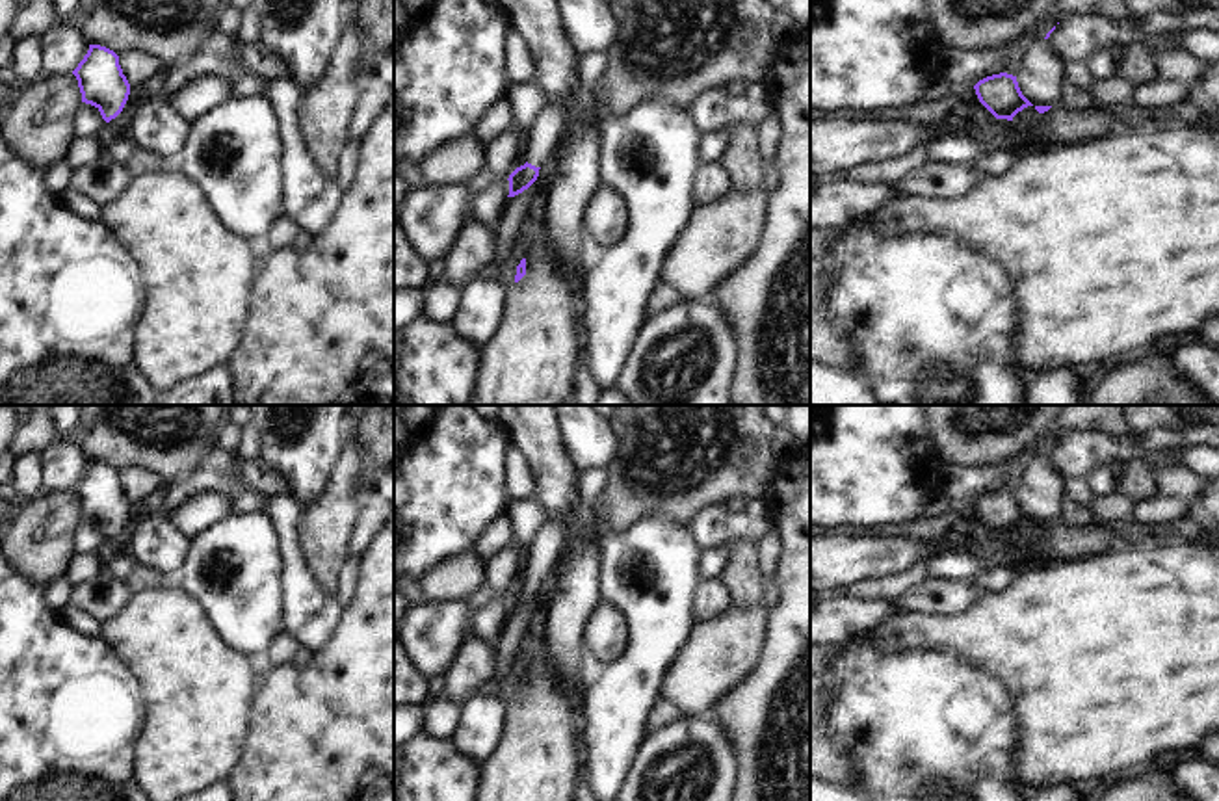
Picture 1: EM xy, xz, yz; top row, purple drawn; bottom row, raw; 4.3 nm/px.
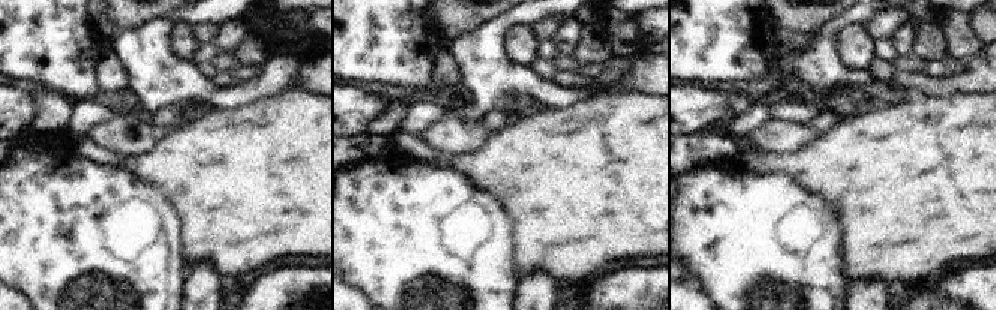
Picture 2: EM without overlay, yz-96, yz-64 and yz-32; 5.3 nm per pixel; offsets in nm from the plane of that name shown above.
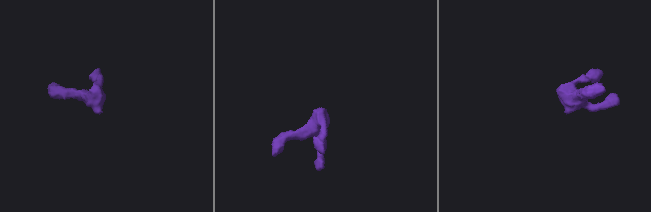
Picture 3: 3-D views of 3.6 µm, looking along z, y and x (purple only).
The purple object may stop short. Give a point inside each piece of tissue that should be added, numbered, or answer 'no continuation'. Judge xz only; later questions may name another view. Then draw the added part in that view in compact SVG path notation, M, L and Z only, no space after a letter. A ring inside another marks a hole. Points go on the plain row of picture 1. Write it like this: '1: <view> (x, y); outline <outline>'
1: xz (545, 547); outline M544 522L528 546L528 580L543 584L554 571L561 554L561 532L556 524Z

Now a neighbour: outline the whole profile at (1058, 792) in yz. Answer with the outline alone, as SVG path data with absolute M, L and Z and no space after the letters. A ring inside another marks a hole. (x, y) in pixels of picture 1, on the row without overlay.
M1063 782L1035 790L1028 801L1085 801L1089 788L1078 788Z

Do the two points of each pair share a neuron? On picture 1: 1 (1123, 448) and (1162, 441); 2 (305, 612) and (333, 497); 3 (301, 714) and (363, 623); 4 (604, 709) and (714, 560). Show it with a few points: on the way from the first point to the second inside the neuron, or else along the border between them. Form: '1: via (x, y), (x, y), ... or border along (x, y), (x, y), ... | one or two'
1: via (1132, 445), (1153, 443) | one
2: border along (298, 536), (307, 569), (333, 593) | two
3: via (326, 694), (363, 656), (363, 647) | one
4: border along (697, 551), (699, 580) | two

